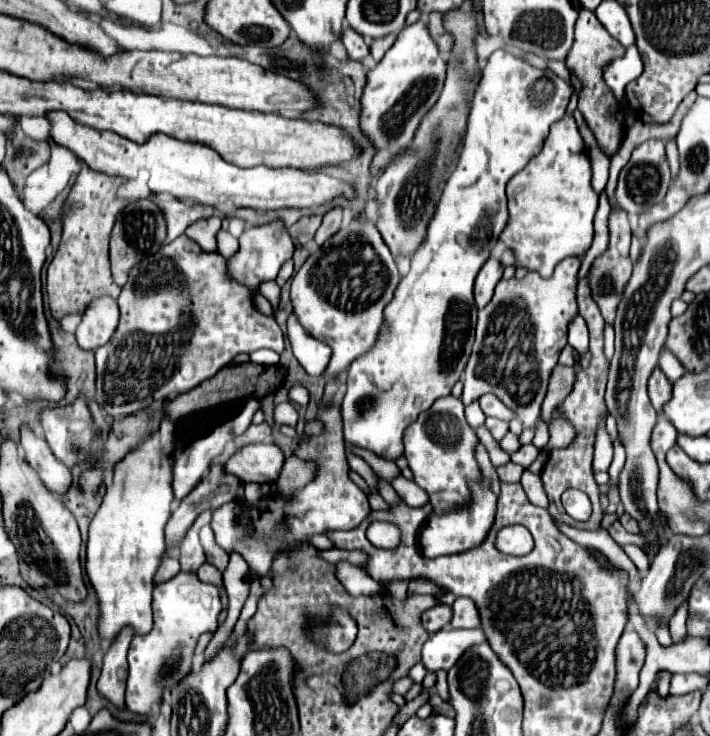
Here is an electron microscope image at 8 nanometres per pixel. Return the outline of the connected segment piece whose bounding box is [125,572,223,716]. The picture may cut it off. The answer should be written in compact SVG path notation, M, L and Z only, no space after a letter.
M179 572L169 582L159 584L153 590L153 628L147 634L133 638L129 648L129 678L125 702L127 706L145 716L151 712L153 704L161 702L163 688L167 684L177 684L191 670L193 650L197 638L203 632L217 630L217 616L221 612L219 590L213 584L201 582L195 574Z

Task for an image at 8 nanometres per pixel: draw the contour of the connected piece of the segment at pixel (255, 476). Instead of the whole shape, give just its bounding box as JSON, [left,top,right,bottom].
[225,444,283,482]

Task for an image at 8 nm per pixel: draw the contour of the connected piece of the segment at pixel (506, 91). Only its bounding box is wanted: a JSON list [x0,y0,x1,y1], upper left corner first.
[341,50,569,462]

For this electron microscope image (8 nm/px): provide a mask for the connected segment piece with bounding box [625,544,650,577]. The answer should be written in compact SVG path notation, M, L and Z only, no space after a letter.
M625 546L625 554L635 562L635 566L640 572L640 576L646 575L646 571L650 568L650 561L645 553L638 546Z

